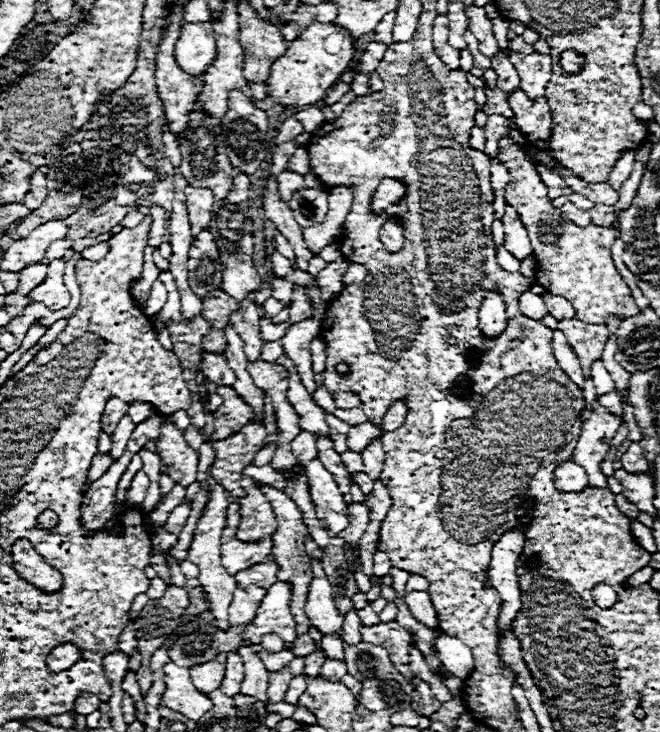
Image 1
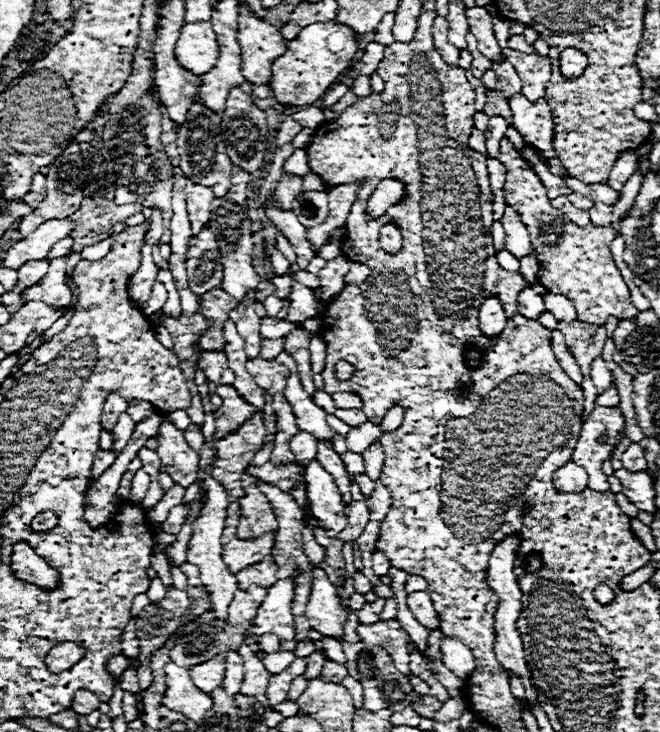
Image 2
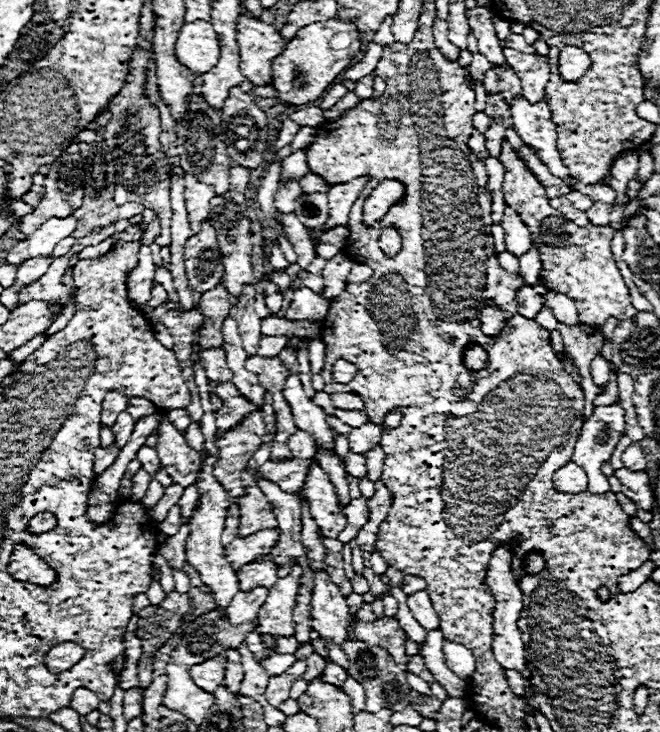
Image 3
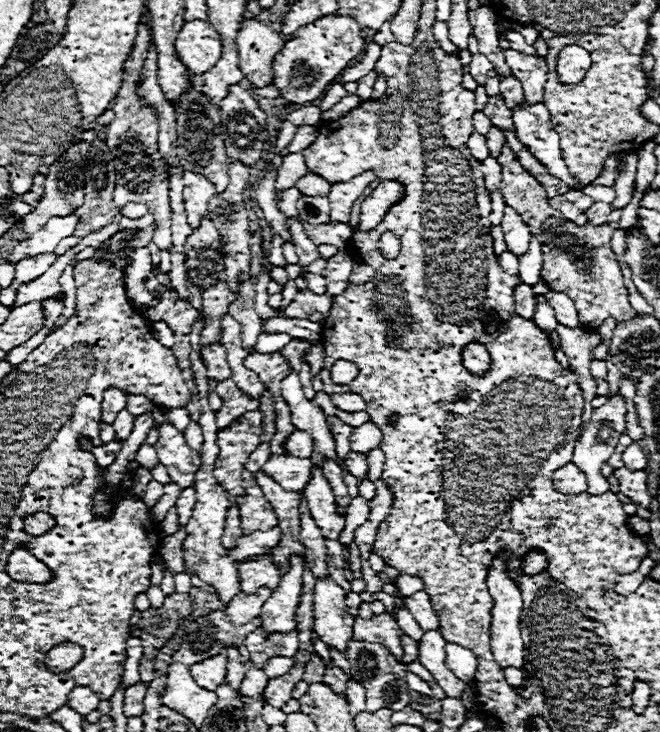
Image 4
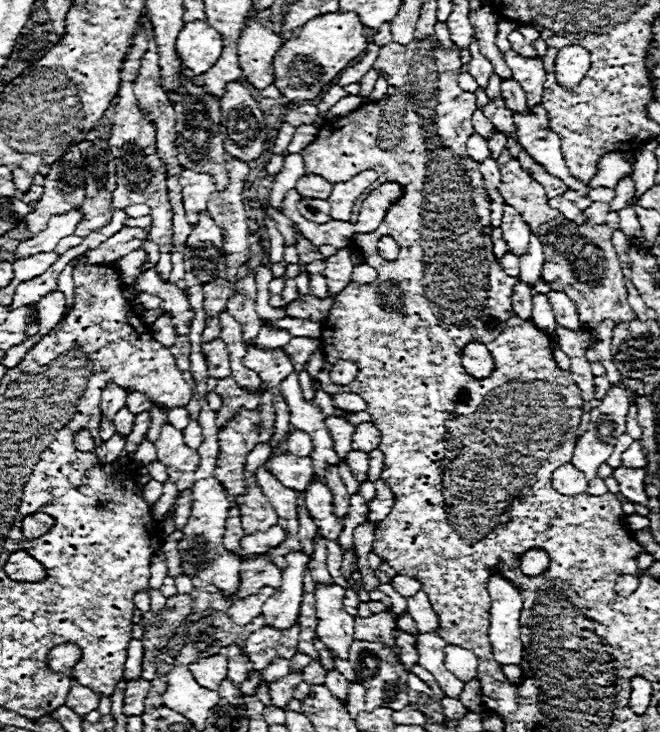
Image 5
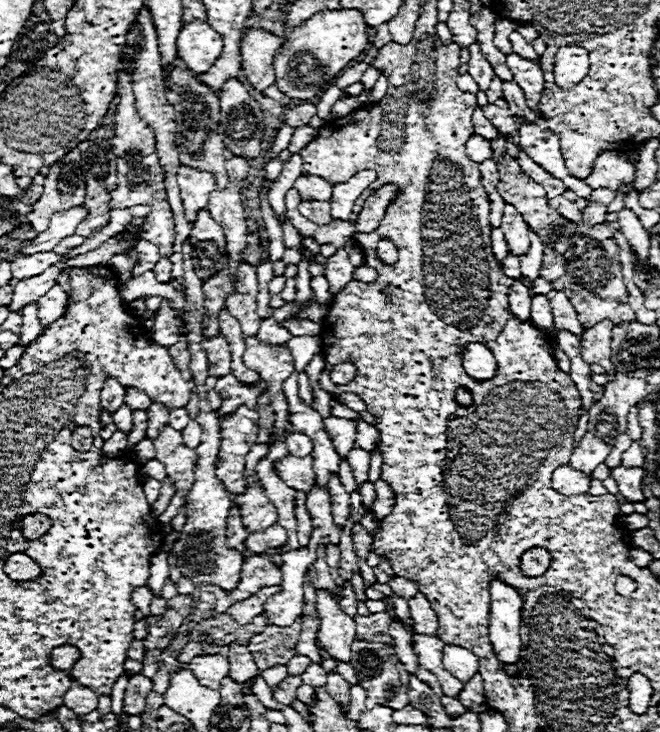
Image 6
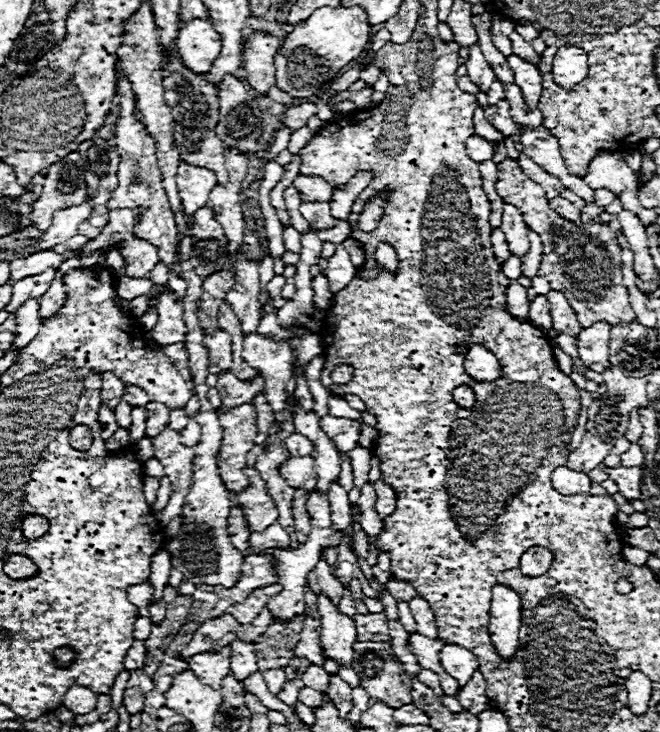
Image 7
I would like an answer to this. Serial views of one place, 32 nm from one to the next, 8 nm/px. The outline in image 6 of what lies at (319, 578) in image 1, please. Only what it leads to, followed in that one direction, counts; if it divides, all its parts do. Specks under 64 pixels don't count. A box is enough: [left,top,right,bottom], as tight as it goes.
[316,592,356,662]

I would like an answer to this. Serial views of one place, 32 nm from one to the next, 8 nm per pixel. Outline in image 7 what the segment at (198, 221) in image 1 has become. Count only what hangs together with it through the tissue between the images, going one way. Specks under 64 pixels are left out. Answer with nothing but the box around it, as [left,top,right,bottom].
[176,160,216,218]

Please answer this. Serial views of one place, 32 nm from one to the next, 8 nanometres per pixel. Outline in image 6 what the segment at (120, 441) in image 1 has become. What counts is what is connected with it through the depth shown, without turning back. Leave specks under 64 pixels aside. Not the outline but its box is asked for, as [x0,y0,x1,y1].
[114,404,132,432]

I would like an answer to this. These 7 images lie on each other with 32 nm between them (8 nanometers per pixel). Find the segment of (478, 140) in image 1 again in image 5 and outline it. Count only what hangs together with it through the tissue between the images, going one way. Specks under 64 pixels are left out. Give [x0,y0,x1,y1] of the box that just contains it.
[466,134,490,162]

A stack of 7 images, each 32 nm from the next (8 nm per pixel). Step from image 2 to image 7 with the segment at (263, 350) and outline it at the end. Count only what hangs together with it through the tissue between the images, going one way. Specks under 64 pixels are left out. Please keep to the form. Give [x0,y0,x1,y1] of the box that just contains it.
[258,306,288,340]

